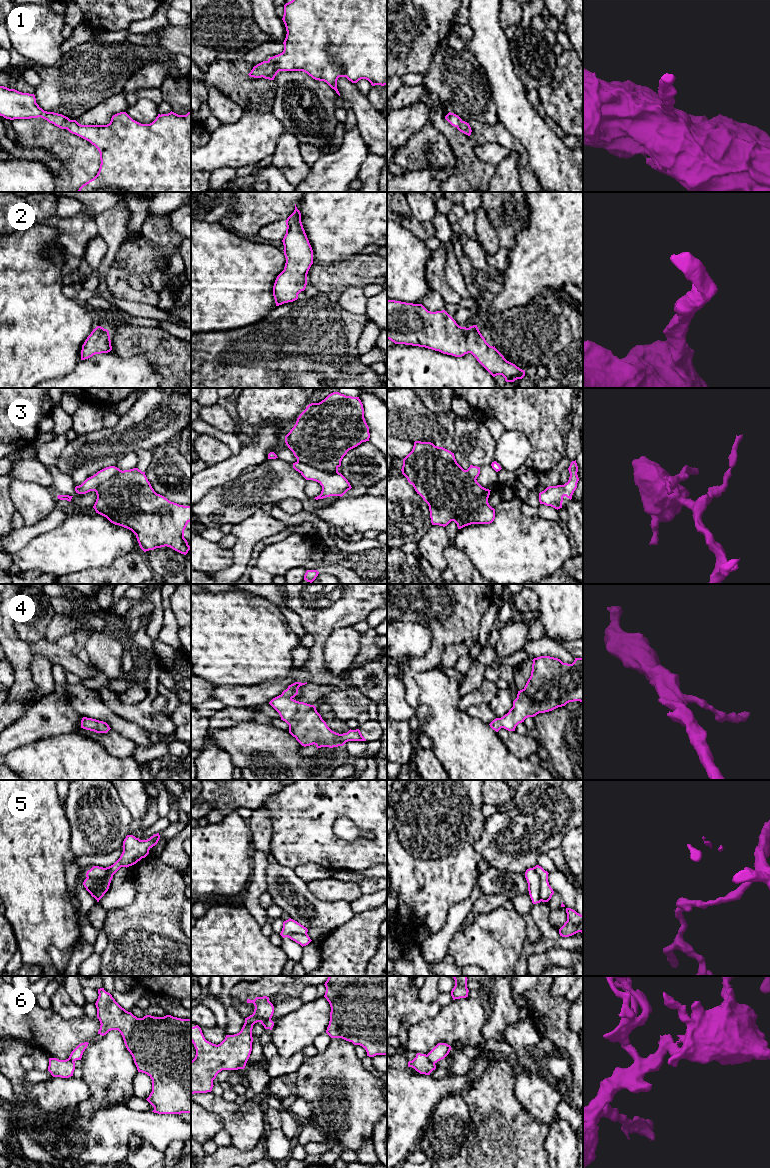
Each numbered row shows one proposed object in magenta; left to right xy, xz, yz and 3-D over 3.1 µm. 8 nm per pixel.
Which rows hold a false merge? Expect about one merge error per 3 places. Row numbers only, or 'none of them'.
3, 5, 6

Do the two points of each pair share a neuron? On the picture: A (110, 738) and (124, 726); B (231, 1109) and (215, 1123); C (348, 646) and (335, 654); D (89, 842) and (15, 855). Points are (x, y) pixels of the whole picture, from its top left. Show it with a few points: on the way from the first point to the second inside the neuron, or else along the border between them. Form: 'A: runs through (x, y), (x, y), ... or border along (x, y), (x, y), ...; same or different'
A: border along (111, 728), (137, 744); different
B: border along (201, 1106), (216, 1115), (224, 1128); different
C: runs through (345, 646), (338, 651); same
D: border along (68, 822), (71, 850), (77, 856); different

